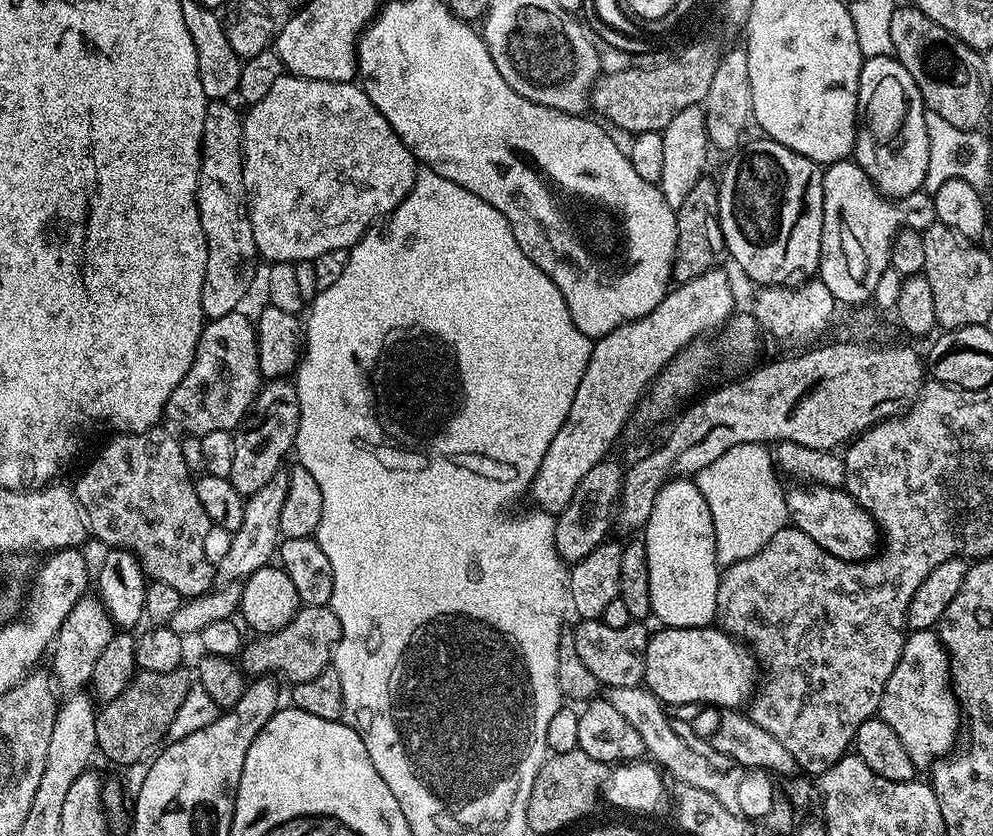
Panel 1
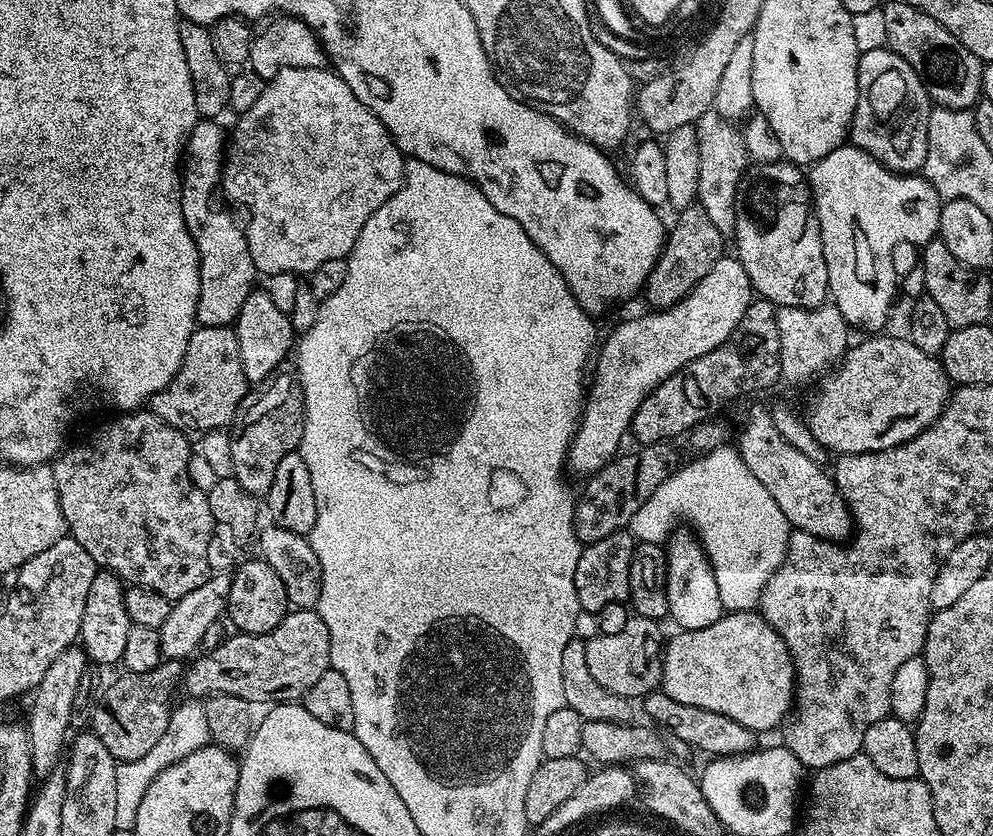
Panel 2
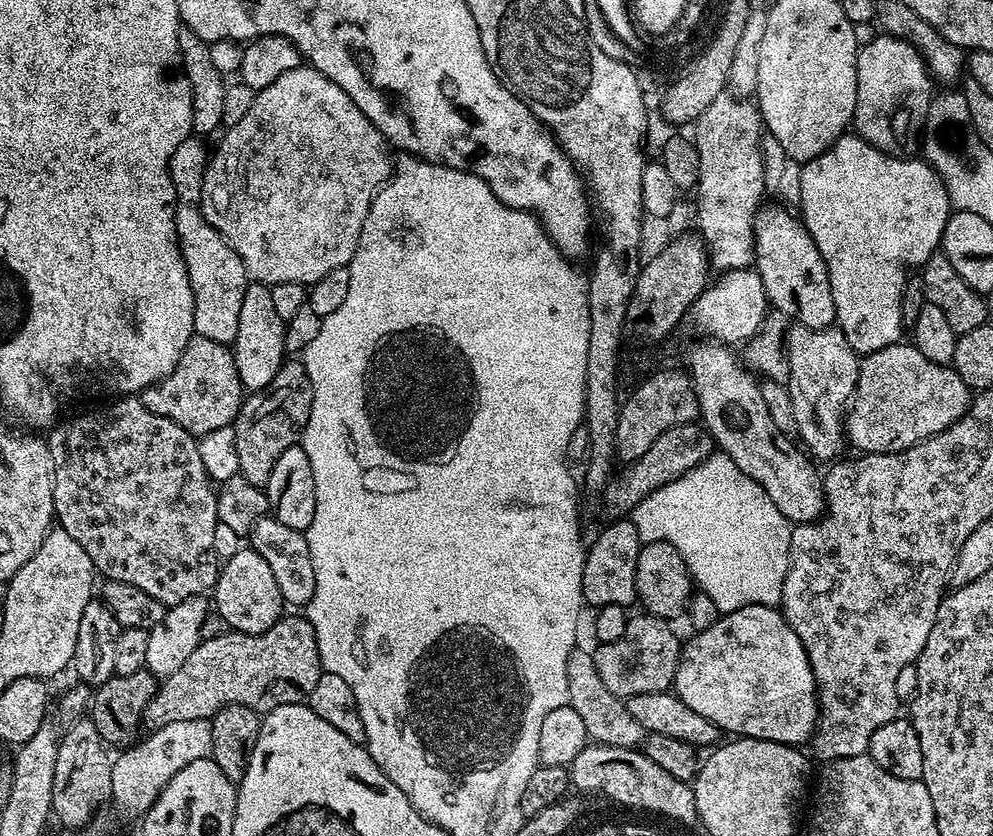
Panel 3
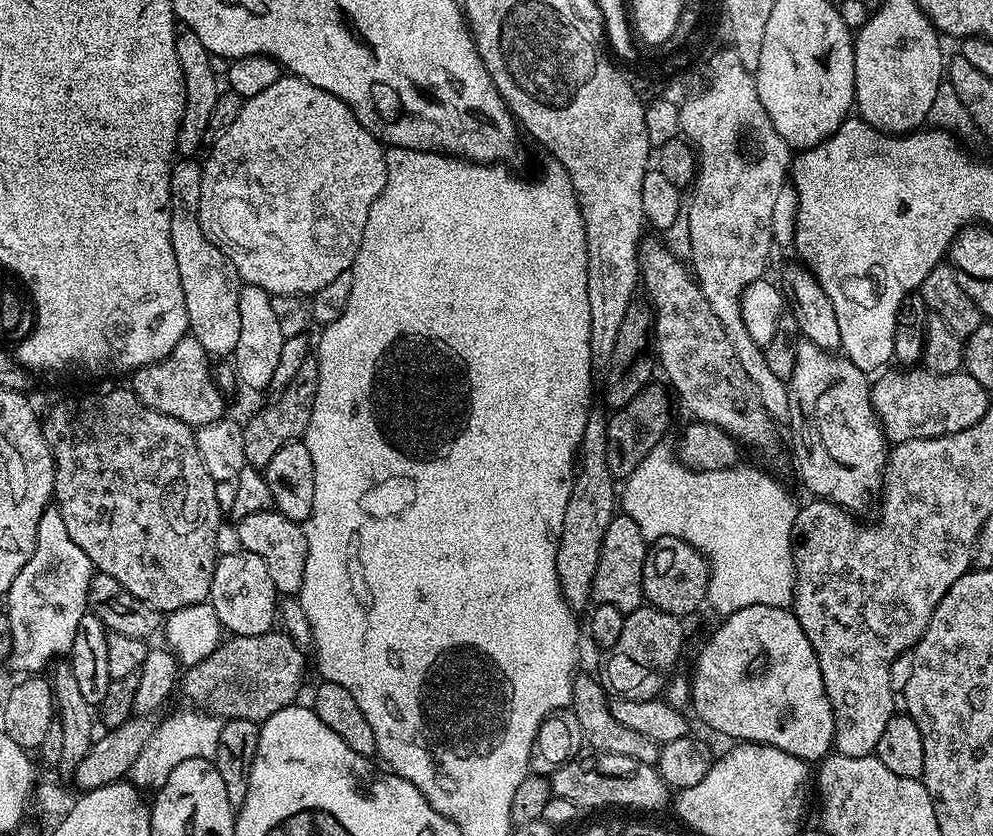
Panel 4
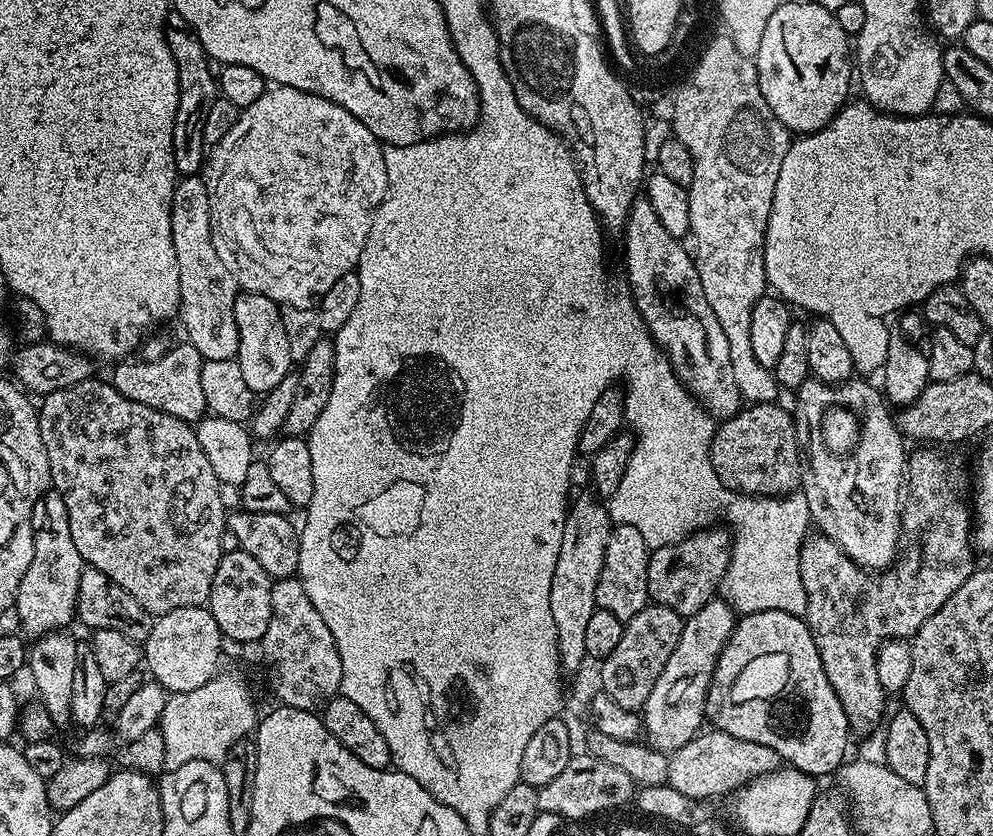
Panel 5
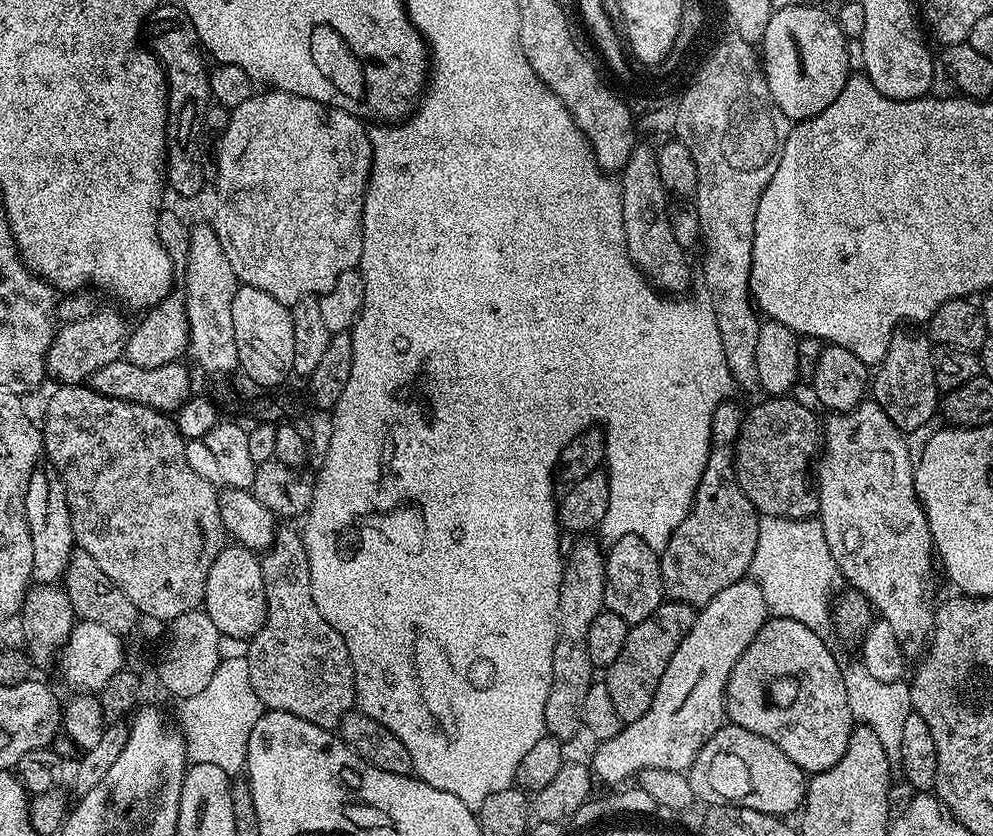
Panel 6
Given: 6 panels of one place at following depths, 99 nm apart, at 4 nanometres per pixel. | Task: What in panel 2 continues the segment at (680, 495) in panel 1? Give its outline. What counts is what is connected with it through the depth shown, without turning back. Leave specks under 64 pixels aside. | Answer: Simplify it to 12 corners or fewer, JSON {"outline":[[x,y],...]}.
{"outline":[[699,539],[666,544],[668,616],[702,630],[726,612]]}

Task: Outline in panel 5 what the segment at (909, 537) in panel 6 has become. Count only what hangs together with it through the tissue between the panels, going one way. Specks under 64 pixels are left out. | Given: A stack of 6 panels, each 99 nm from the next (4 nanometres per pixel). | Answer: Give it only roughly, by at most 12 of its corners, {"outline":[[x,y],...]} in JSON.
{"outline":[[795,389],[813,521],[857,564],[902,544],[905,437],[883,391]]}

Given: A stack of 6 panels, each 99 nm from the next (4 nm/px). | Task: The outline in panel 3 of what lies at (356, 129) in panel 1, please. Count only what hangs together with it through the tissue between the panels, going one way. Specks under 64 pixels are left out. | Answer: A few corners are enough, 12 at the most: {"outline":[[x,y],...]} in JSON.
{"outline":[[286,70],[211,153],[205,222],[269,286],[347,268],[394,171]]}

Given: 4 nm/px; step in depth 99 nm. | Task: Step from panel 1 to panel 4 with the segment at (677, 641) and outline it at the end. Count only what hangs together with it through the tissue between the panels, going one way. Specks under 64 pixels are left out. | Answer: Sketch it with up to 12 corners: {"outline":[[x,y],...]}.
{"outline":[[787,607],[727,613],[690,708],[736,742],[820,762],[836,719]]}

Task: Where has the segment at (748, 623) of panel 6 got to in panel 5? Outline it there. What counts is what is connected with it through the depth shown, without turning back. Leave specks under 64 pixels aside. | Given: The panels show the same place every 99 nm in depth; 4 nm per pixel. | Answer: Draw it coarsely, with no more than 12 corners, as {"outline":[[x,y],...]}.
{"outline":[[713,598],[685,619],[642,709],[647,743],[678,751],[705,727],[708,687],[736,629]]}

